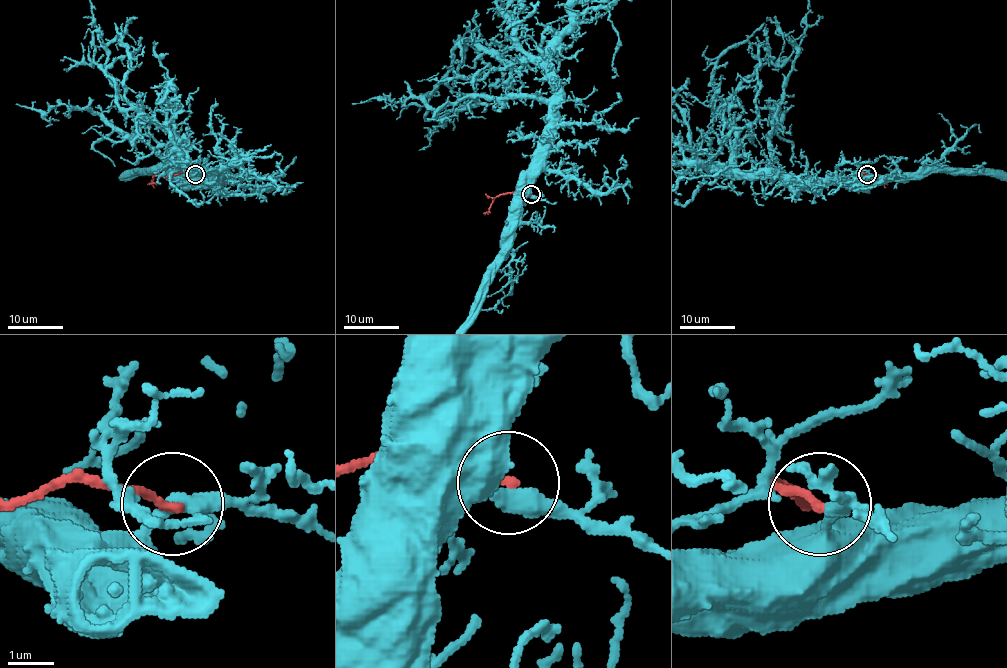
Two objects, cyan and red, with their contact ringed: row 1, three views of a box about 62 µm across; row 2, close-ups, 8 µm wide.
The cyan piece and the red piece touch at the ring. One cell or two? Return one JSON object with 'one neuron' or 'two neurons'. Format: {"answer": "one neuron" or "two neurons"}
{"answer": "one neuron"}

